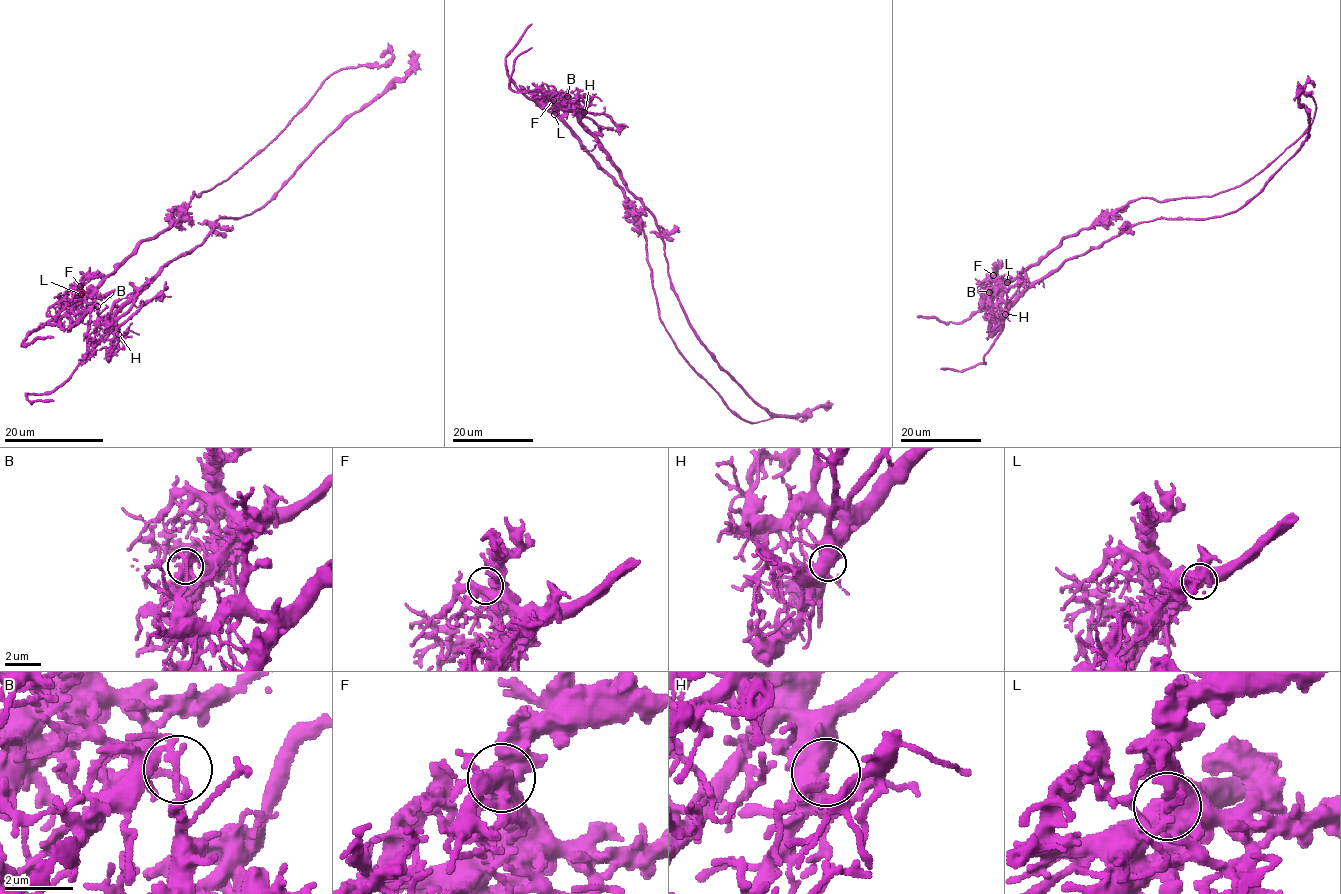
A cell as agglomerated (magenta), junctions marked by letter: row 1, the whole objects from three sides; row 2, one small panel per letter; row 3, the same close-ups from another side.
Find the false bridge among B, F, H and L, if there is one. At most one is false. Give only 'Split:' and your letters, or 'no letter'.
Split: B

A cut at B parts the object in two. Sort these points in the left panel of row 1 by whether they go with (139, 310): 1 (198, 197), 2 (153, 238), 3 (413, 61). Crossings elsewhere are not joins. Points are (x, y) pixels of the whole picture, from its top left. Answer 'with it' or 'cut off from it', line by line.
1: cut off from it
2: cut off from it
3: with it

